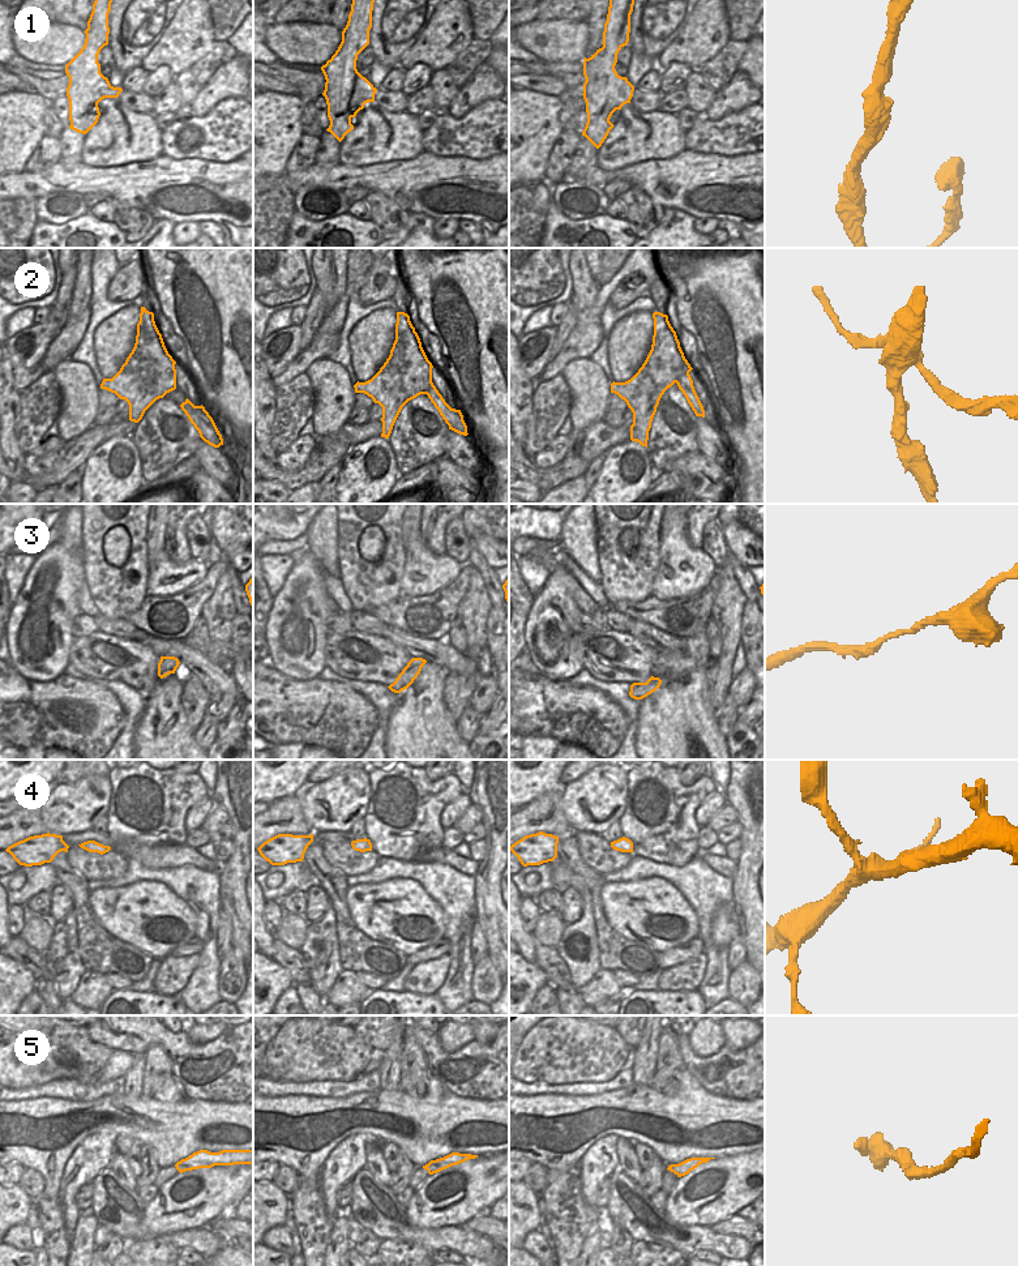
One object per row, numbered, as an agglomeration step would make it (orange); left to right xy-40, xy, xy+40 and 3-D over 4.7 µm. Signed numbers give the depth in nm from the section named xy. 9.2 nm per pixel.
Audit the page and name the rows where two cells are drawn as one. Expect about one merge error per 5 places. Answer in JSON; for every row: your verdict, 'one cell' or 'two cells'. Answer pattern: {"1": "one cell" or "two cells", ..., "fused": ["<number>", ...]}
{"1": "one cell", "2": "two cells", "3": "one cell", "4": "one cell", "5": "one cell", "fused": ["2"]}

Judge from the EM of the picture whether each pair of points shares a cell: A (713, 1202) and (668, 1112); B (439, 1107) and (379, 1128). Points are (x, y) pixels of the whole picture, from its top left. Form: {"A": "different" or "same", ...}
{"A": "different", "B": "same"}

